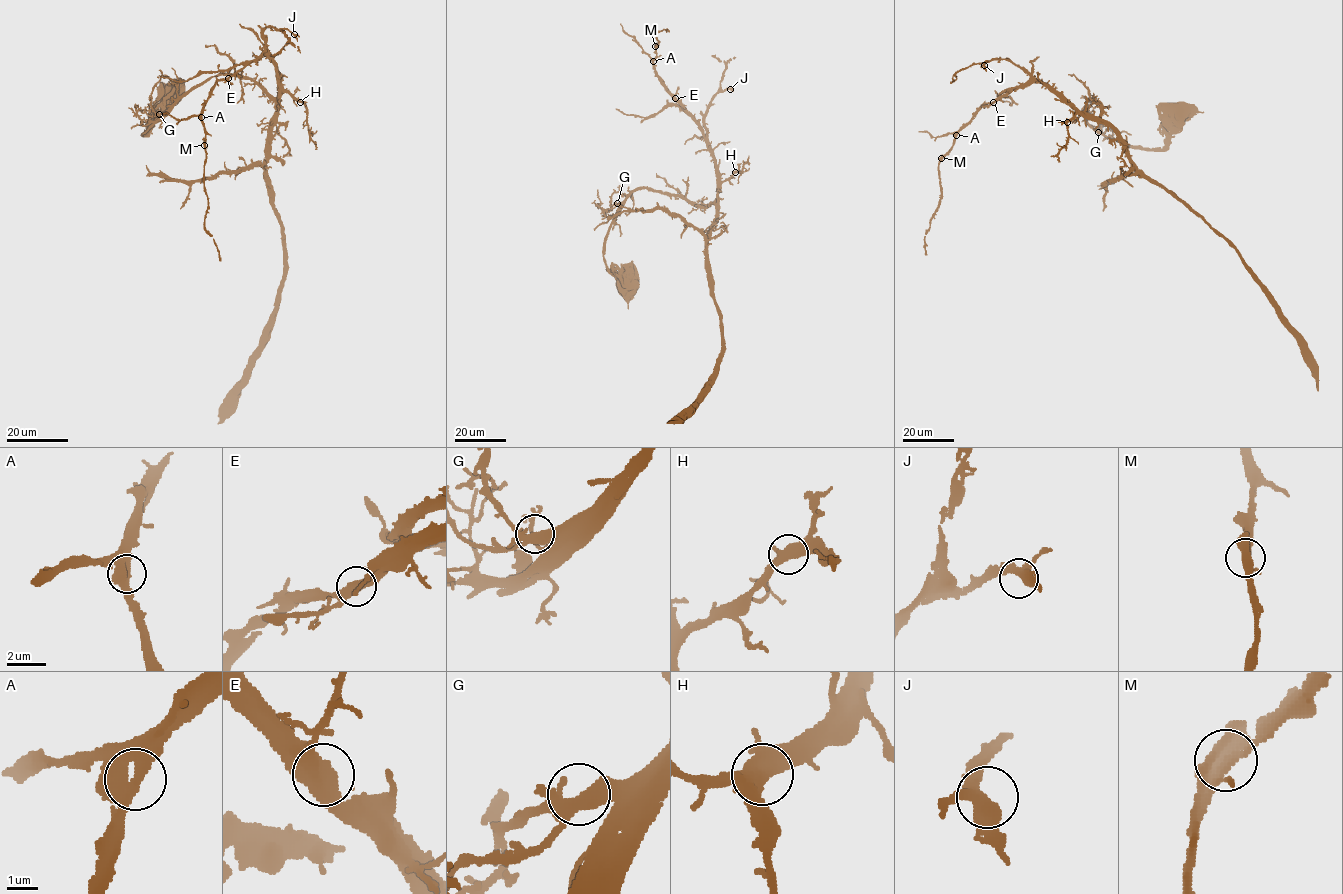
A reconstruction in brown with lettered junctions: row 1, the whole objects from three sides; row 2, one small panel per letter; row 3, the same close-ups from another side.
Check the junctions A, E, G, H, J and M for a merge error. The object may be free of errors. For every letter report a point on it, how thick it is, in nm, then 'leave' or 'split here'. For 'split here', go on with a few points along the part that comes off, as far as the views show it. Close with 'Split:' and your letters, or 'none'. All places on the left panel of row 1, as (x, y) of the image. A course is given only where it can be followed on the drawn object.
A: at (201, 117); 360 nm thick; leave
E: at (228, 78); 360 nm thick; leave
G: at (159, 114); 420 nm thick; leave
H: at (300, 102); 320 nm thick; leave
J: at (294, 34); 360 nm thick; leave
M: at (204, 145); 360 nm thick; leave
Split: none

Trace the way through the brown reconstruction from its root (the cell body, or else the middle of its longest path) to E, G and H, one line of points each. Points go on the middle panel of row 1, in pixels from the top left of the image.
E: (627, 284), (606, 268), (603, 243), (632, 192), (657, 190), (703, 206), (716, 197), (713, 155), (675, 98)
G: (627, 284), (606, 268), (603, 255), (603, 243), (619, 206), (617, 203)
H: (627, 284), (606, 268), (603, 255), (620, 204), (646, 188), (709, 206), (735, 172)

